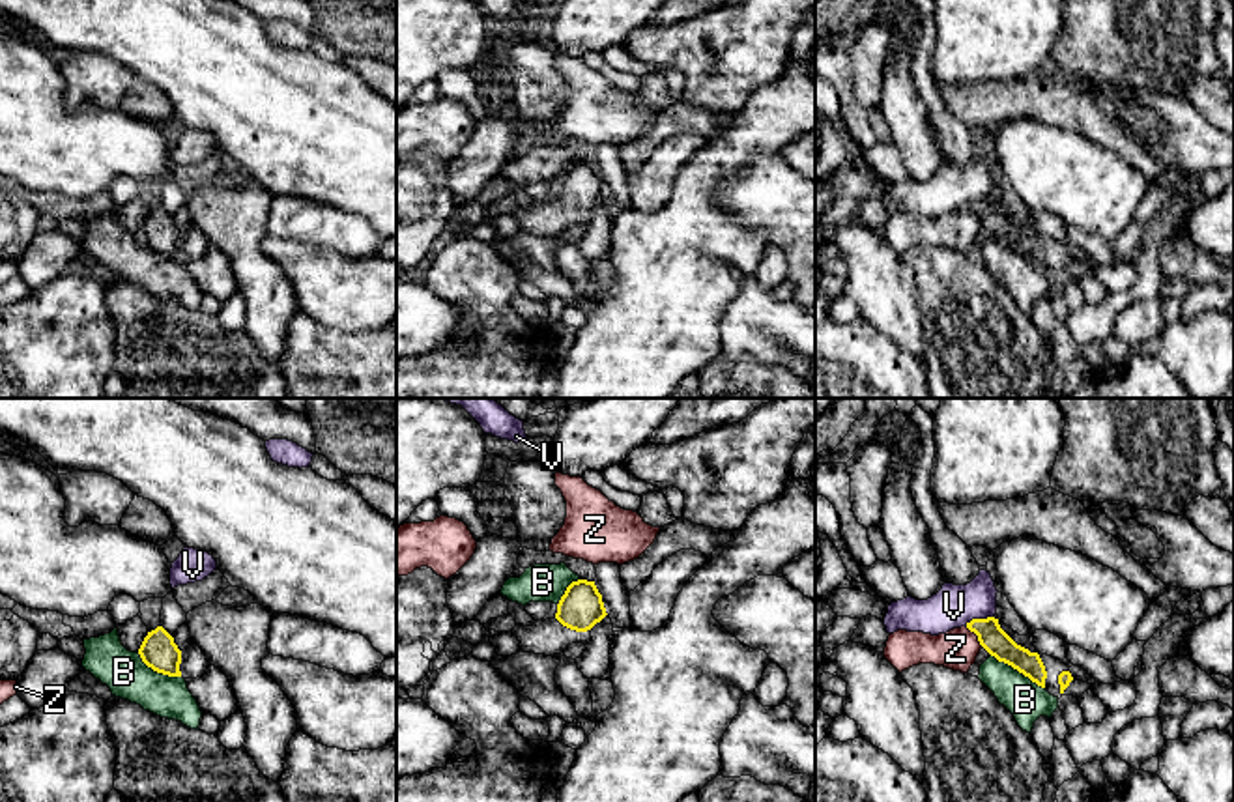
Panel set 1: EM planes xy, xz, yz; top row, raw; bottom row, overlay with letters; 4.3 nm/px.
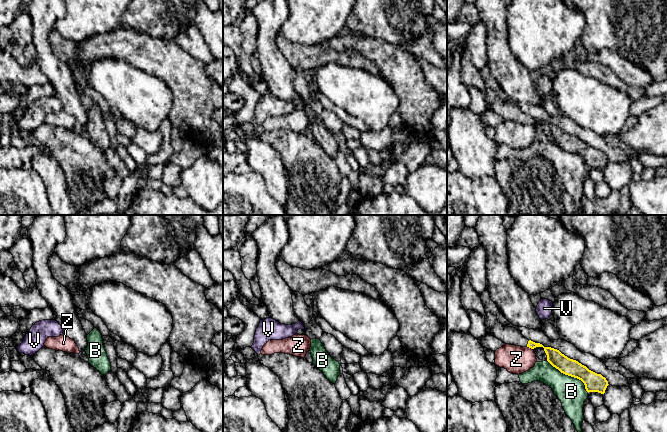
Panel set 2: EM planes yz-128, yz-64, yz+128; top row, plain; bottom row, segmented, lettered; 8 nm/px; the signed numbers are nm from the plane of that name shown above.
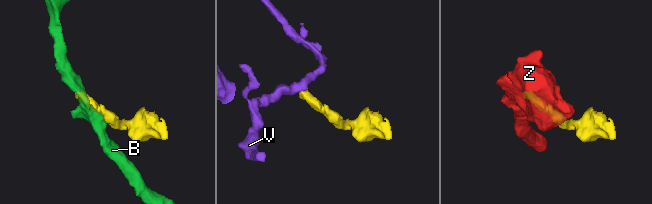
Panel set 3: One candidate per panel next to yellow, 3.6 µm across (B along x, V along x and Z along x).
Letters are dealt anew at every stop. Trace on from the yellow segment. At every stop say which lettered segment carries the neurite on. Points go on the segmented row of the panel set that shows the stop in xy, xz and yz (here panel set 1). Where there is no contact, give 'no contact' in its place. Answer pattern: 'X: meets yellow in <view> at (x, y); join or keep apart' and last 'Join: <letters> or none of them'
B: meets yellow in yz at (1018, 670); keep apart
V: meets yellow in yz at (978, 619); keep apart
Z: meets yellow in yz at (976, 634); keep apart
Join: none of them

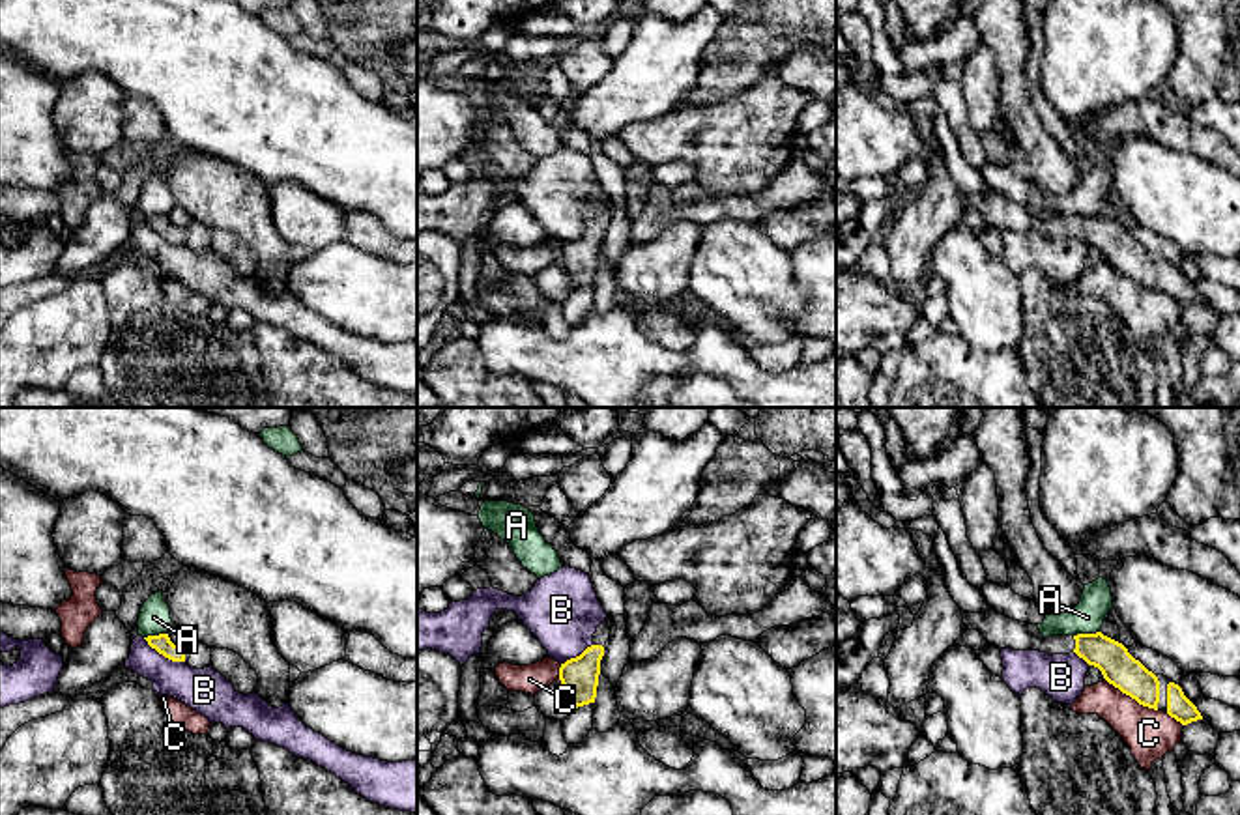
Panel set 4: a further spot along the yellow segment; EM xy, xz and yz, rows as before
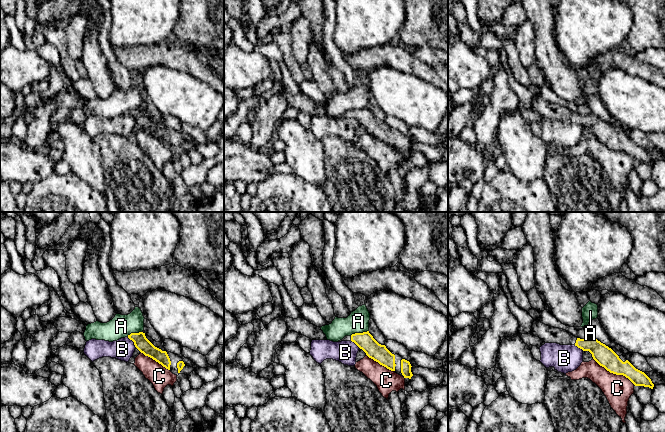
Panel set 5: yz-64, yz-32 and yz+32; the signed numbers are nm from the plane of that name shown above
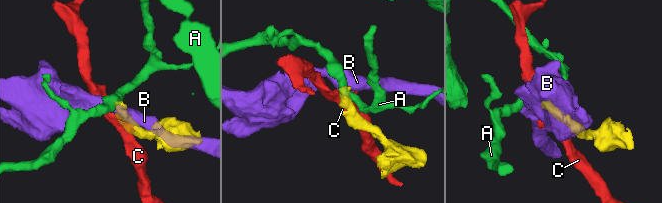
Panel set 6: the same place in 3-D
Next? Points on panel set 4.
A: meets yellow in yz at (1085, 634); keep apart
B: meets yellow in xy at (163, 655); keep apart
C: meets yellow in yz at (1130, 696); keep apart
Join: none of them

